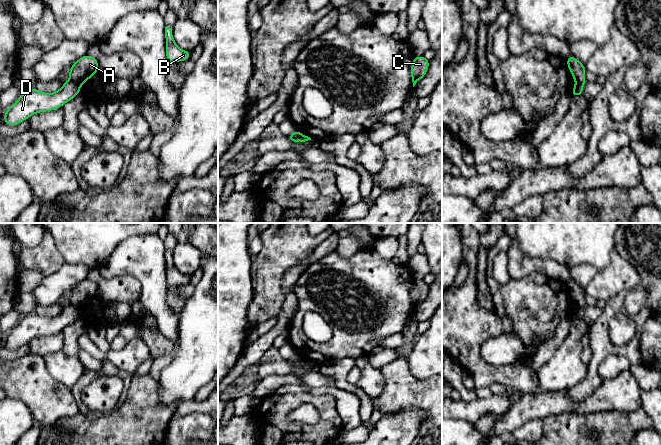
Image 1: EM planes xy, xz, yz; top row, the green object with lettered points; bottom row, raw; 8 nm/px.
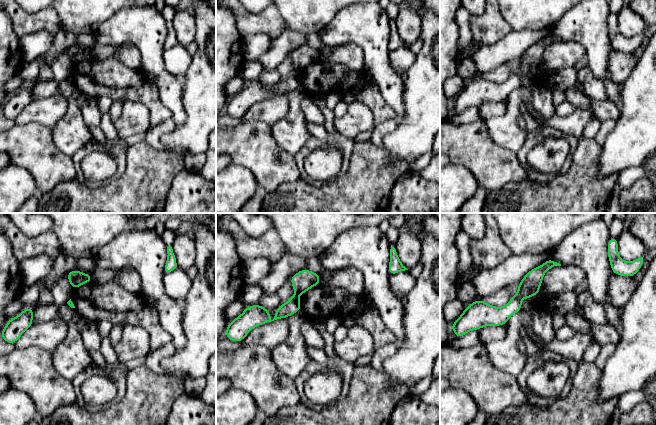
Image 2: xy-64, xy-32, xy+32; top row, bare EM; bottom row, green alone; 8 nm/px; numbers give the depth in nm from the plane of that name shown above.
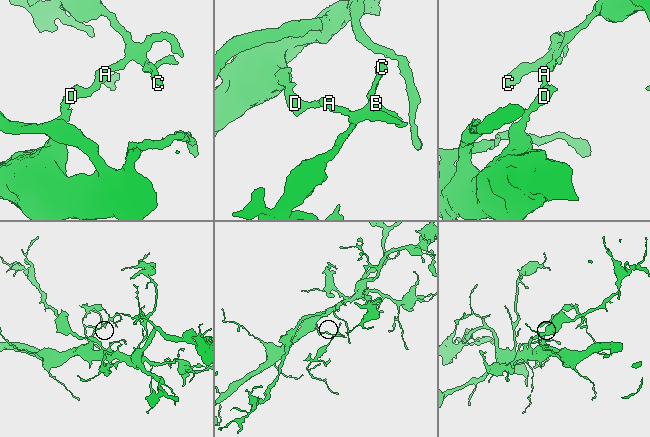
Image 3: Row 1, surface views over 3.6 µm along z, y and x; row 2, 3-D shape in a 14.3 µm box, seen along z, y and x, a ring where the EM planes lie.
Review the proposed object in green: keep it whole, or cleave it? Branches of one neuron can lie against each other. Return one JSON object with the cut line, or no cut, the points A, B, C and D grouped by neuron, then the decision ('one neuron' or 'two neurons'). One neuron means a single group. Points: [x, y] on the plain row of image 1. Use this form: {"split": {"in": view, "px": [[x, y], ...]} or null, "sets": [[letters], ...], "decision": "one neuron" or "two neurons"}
{"split": {"in": "xy", "px": [[69, 303], [79, 311]]}, "sets": [["A", "B", "C"], ["D"]], "decision": "two neurons"}

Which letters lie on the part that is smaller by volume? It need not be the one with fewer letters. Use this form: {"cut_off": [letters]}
{"cut_off": ["A", "B", "C"]}

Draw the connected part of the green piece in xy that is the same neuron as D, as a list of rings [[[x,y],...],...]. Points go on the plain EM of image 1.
[[[70,303],[54,317],[44,317],[36,312],[29,313],[23,316],[19,323],[5,335],[3,345],[10,350],[19,349],[36,337],[63,331],[79,317],[80,311]]]

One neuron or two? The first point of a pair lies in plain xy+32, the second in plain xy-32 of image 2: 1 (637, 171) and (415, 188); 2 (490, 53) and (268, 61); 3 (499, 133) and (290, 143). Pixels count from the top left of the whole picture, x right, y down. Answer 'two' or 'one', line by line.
1: two
2: one
3: one

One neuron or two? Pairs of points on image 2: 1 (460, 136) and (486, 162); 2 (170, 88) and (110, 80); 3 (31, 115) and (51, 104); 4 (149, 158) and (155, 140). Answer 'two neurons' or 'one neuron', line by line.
1: one neuron
2: two neurons
3: one neuron
4: two neurons

